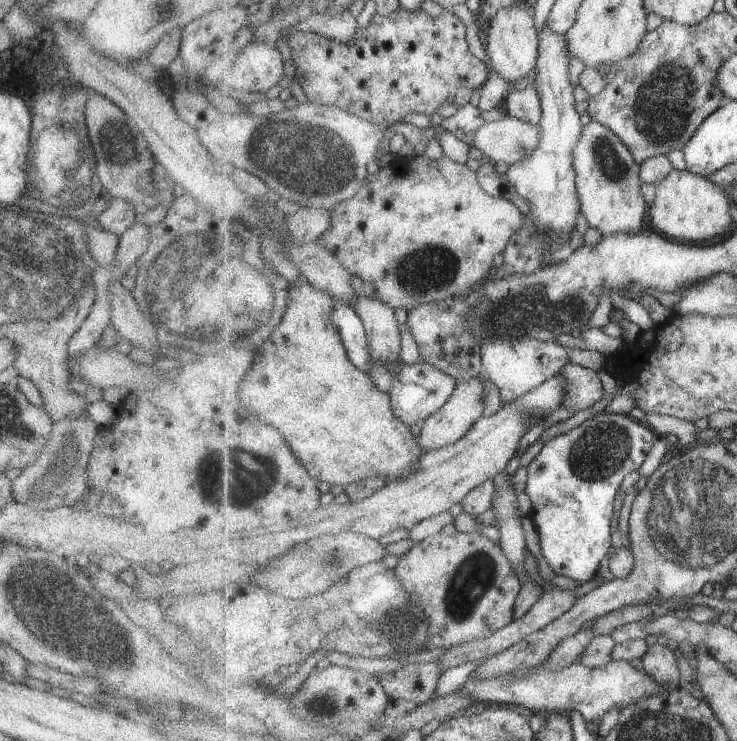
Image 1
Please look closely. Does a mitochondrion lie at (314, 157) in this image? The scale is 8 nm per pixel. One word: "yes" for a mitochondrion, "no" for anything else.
yes

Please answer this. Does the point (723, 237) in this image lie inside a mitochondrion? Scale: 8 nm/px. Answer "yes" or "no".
no

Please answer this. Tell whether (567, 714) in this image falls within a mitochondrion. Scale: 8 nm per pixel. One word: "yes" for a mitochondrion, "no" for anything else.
no

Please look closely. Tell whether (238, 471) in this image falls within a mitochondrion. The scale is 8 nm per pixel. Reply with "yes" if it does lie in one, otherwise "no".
yes

